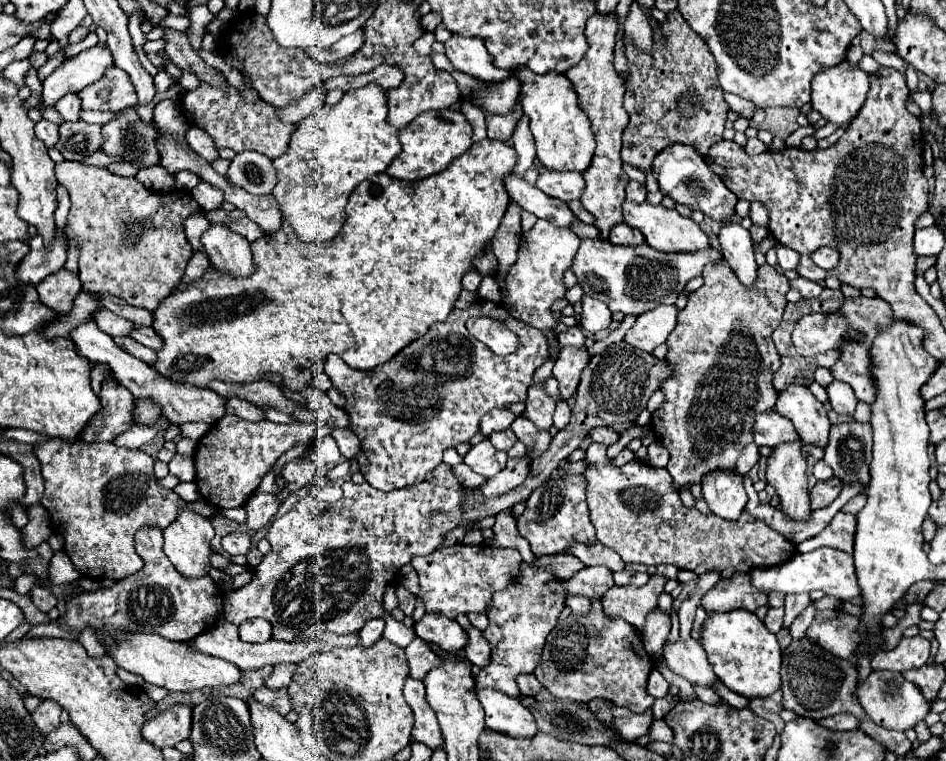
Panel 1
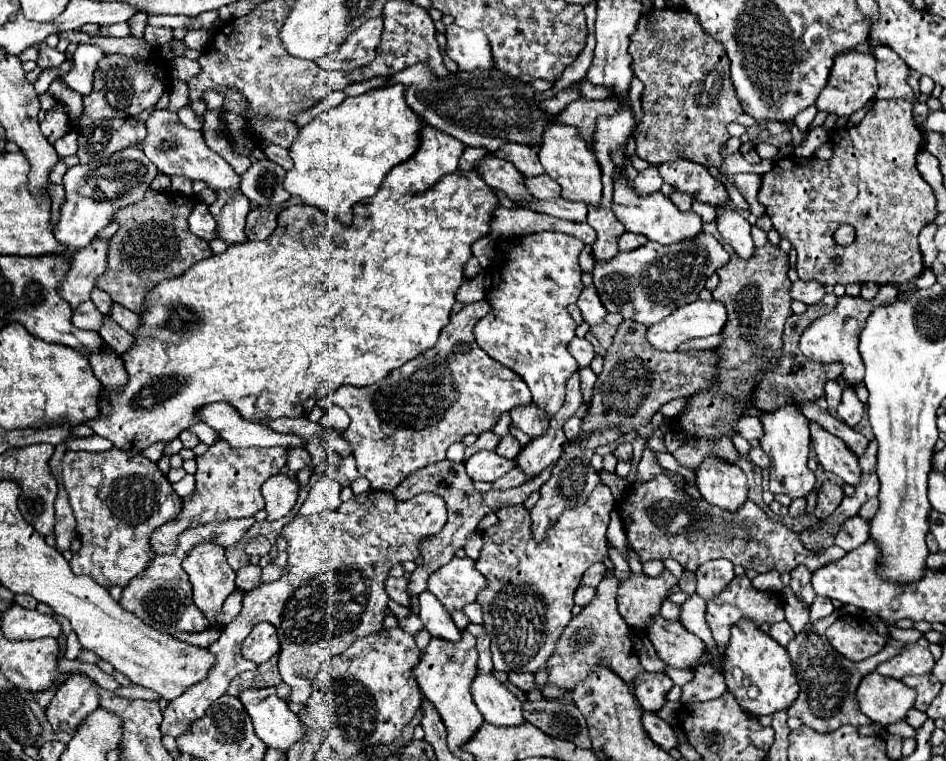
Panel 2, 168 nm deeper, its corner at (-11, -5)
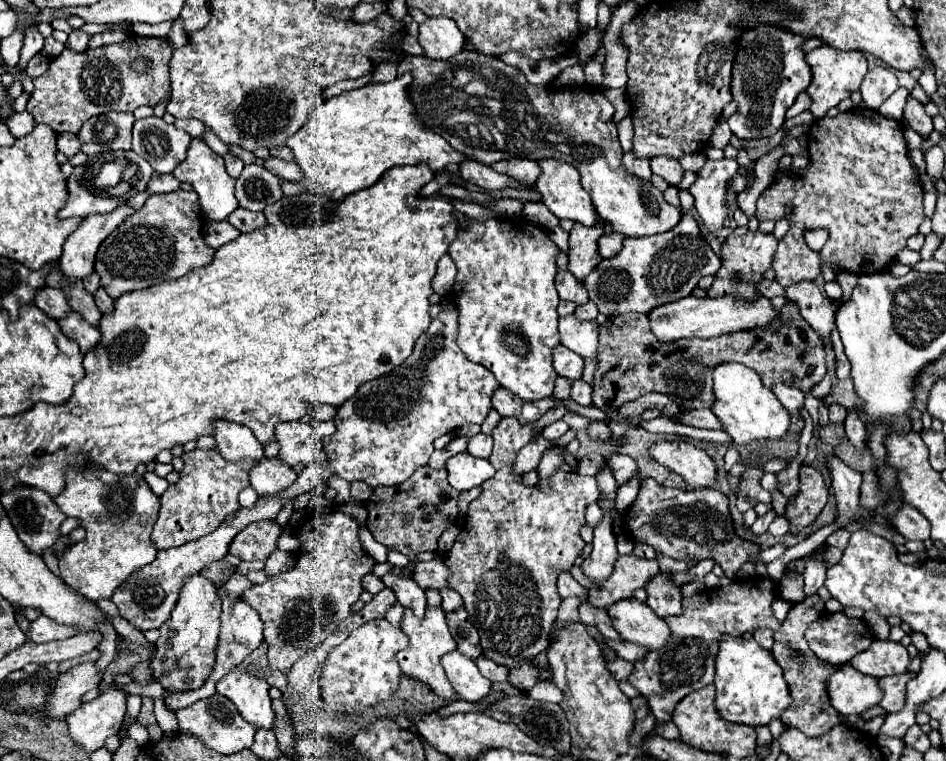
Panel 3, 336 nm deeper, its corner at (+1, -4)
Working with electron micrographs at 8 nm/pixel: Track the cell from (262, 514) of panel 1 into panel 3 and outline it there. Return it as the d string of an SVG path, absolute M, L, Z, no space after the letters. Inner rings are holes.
M264 457L254 469L250 471L250 485L256 489L260 497L268 497L278 493L278 489L286 489L296 481L296 473L290 465L284 465L280 457L268 459Z

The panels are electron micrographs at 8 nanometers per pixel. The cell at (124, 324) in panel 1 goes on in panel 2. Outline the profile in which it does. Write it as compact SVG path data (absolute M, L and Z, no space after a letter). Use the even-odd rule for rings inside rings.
M84 302L74 310L72 324L84 330L100 330L104 322L104 314L94 306L94 302Z

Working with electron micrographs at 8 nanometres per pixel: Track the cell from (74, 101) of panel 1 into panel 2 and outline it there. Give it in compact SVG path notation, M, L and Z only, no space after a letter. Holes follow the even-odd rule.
M80 44L78 50L74 52L74 66L72 70L68 70L64 76L64 82L80 92L82 96L88 96L92 92L92 84L94 84L94 72L98 62L104 58L102 48L92 46L92 44Z

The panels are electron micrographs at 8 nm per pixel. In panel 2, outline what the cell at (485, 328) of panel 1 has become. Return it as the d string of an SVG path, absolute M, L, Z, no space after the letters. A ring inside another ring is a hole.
M536 232L500 244L496 262L488 270L488 274L492 276L492 288L488 290L486 300L492 304L492 312L474 326L474 336L480 348L490 358L514 370L518 376L524 378L524 382L528 382L534 404L544 410L548 418L552 418L564 404L566 380L578 368L576 360L568 352L568 342L576 336L576 322L566 312L566 306L574 304L584 288L580 280L582 270L578 266L582 248L584 244L578 238L560 232Z

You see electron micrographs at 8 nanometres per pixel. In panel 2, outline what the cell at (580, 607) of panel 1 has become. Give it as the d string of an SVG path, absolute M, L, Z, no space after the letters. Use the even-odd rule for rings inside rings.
M580 586L574 594L574 602L582 608L586 608L592 600L594 600L594 588L590 588L590 586Z

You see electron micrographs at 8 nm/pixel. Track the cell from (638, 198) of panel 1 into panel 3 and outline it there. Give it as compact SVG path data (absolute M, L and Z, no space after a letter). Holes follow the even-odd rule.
M632 151L624 153L624 167L626 167L630 173L634 173L636 177L640 177L642 181L648 181L648 179L652 177L648 157L636 157Z

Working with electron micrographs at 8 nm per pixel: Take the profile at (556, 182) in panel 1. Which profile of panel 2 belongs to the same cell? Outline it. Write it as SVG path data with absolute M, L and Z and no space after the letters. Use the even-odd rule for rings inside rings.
M540 174L540 176L534 176L534 178L526 178L524 180L528 184L528 190L530 194L534 194L534 198L540 198L540 200L550 200L550 198L560 198L560 184L554 182L552 178L548 178L546 174Z

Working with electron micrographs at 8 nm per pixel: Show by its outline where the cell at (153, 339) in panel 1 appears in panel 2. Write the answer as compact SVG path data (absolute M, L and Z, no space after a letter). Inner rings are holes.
M114 304L112 306L112 312L110 312L110 318L114 320L114 322L118 322L126 332L130 332L130 334L134 334L138 328L140 328L140 316L138 314L132 314L130 310L126 310L126 308L122 308L120 304Z

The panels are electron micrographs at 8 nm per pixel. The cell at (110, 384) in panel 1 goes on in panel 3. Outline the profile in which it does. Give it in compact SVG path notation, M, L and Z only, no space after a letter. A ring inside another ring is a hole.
M70 311L64 319L58 321L58 325L66 333L66 337L72 337L74 341L78 341L80 351L84 355L100 341L100 331L94 329L78 311Z

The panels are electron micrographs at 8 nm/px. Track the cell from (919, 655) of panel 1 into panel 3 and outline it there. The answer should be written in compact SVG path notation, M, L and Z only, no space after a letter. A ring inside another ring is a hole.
M878 639L866 651L854 655L850 659L850 665L854 665L864 675L880 679L886 675L906 673L910 665L910 657L900 643Z

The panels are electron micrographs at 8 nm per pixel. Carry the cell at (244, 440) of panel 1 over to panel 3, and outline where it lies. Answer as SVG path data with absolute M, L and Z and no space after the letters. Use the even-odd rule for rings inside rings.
M194 449L184 453L182 459L184 469L180 471L178 483L170 485L160 501L160 515L152 531L152 541L158 549L170 549L200 539L214 531L228 513L240 509L238 493L250 485L248 473L254 467L246 461L230 463L216 449Z

